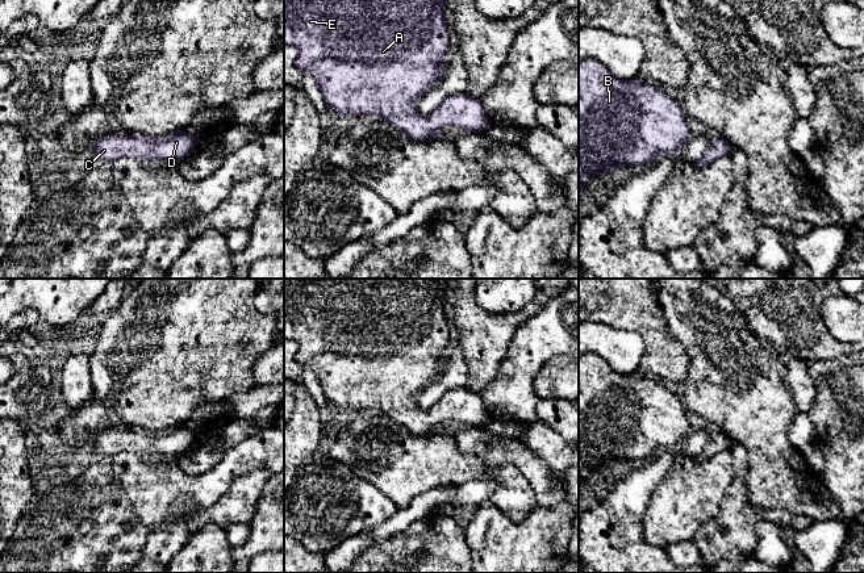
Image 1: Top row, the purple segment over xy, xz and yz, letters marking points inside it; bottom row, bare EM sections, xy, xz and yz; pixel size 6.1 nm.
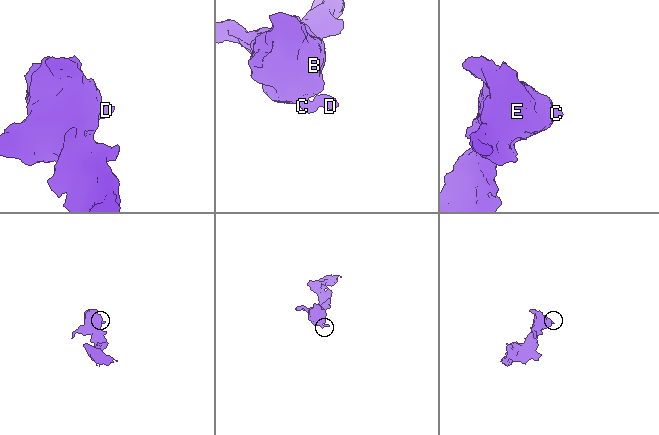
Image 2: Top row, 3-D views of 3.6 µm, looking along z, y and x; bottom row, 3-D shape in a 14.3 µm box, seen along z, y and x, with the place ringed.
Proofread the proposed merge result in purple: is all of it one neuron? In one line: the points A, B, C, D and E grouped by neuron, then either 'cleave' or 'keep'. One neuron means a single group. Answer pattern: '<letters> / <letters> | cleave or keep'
A B C D E | keep

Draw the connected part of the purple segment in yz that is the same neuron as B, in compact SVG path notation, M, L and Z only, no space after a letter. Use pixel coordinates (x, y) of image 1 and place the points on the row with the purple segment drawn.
M596 59L579 62L579 195L596 175L626 166L648 166L659 155L680 152L692 138L684 109L665 92L642 79L619 80Z

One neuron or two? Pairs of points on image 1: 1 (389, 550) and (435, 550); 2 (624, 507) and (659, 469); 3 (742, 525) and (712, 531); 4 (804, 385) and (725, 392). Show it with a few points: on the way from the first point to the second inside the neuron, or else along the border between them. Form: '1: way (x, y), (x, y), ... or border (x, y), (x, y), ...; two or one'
1: way (401, 550), (414, 550), (424, 543); one
2: way (630, 498), (650, 479); one
3: way (734, 525), (720, 523); one
4: border (783, 377), (797, 412); two

